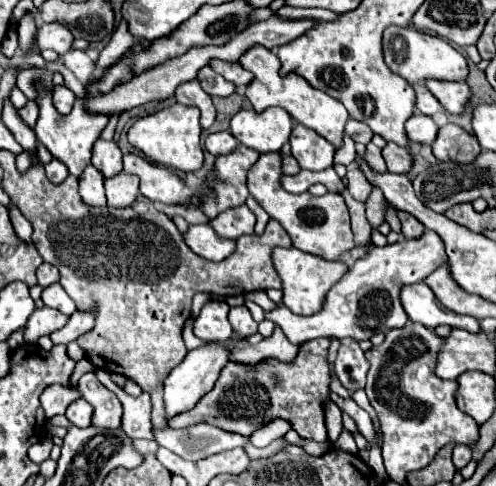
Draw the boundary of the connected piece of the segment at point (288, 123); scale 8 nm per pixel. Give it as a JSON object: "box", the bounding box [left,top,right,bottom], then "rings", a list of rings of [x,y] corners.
{"box":[230,107,292,153],"rings":[[[270,107],[264,113],[242,109],[232,117],[230,133],[238,143],[260,153],[280,151],[292,133],[292,117],[278,107]]]}

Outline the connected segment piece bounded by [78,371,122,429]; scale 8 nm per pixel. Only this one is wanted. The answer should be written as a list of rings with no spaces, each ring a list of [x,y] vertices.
[[[92,371],[84,373],[80,377],[80,391],[82,397],[86,401],[92,403],[94,407],[94,417],[92,417],[92,425],[98,427],[106,427],[106,429],[118,429],[122,423],[122,405],[118,401],[118,397],[108,391]]]

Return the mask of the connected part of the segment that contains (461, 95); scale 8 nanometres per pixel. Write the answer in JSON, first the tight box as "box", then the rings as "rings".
{"box":[424,79,470,113],"rings":[[[426,79],[424,85],[428,91],[442,103],[442,107],[450,113],[464,111],[464,105],[468,103],[470,89],[464,81],[438,81],[438,79]]]}

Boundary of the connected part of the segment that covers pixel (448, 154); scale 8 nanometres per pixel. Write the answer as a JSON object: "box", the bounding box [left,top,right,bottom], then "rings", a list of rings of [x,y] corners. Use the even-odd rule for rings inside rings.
{"box":[432,125,480,163],"rings":[[[444,125],[438,129],[438,137],[432,143],[432,153],[438,161],[458,161],[472,163],[480,153],[480,145],[474,135],[466,133],[458,125]]]}

